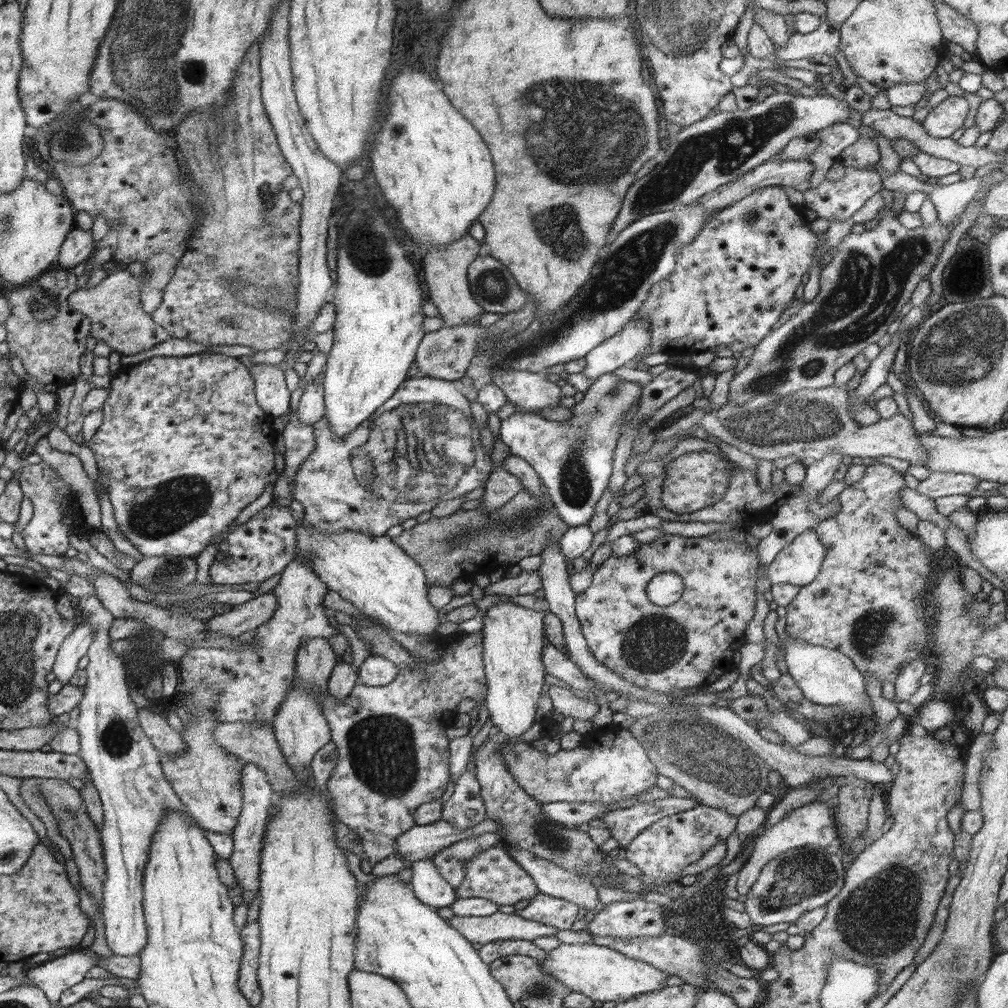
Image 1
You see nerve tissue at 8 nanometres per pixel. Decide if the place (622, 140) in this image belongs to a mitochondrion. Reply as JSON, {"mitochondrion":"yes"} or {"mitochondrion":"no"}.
{"mitochondrion":"yes"}

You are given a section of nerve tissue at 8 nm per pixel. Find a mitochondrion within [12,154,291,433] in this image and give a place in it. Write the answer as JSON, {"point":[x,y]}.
{"point":[43,304]}

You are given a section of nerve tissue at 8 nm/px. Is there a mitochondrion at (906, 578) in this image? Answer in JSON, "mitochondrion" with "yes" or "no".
{"mitochondrion":"no"}

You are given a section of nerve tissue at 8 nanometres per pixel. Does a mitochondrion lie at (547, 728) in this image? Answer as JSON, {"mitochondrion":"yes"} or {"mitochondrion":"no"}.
{"mitochondrion":"no"}

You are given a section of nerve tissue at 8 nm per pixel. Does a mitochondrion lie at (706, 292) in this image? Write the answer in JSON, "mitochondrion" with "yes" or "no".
{"mitochondrion":"no"}

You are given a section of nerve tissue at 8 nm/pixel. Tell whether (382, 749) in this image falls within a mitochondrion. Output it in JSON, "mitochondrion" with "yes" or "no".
{"mitochondrion":"yes"}

